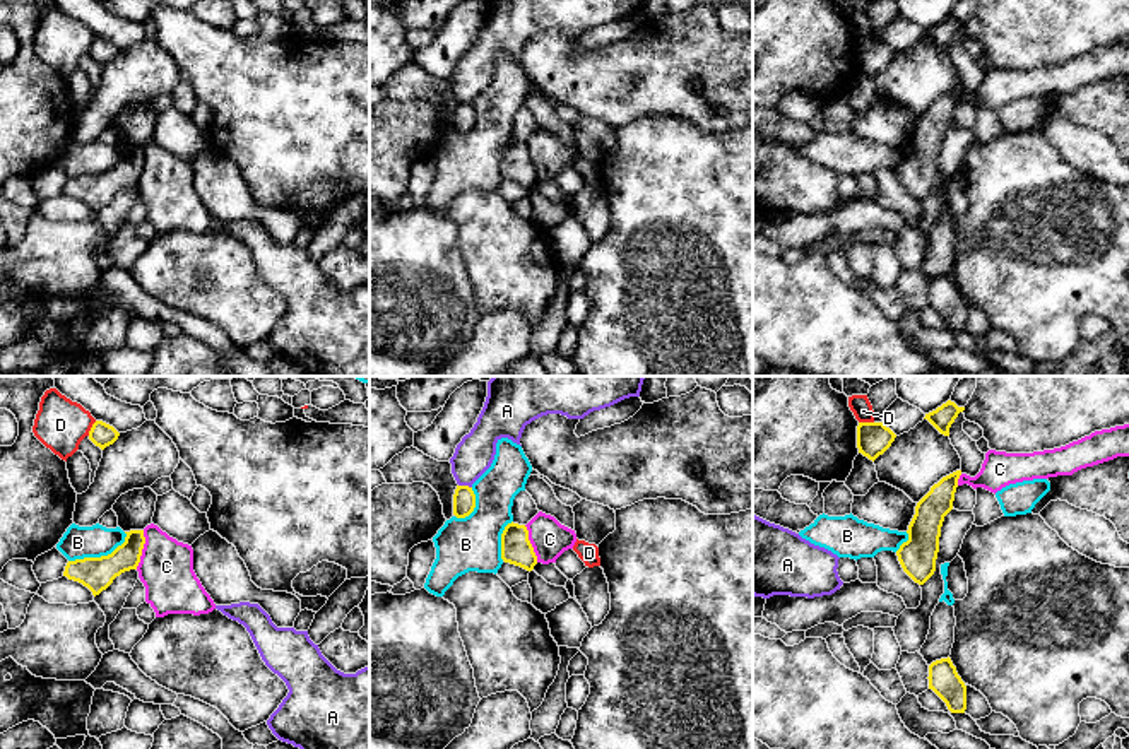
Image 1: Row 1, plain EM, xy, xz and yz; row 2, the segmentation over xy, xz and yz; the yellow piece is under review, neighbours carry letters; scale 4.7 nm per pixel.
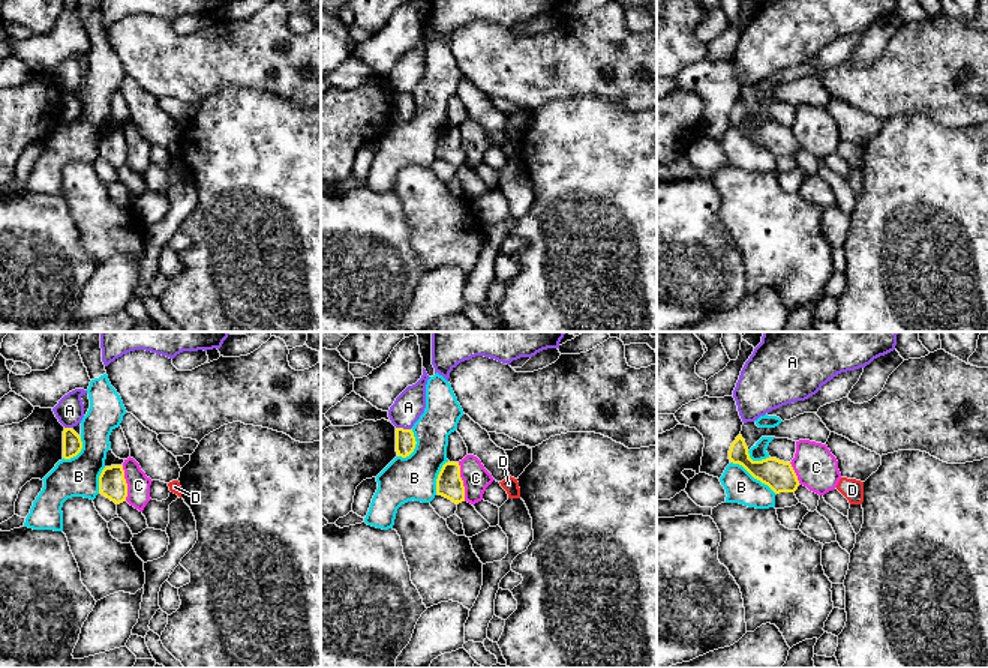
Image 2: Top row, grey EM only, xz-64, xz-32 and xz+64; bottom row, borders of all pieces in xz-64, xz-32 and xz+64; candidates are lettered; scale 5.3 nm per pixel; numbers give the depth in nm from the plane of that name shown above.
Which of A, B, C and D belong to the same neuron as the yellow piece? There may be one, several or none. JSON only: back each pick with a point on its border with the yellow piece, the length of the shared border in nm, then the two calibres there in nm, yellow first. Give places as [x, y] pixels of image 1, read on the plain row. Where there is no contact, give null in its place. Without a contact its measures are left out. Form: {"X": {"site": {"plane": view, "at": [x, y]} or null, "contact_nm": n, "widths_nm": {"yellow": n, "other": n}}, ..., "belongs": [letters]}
{"belongs": []}

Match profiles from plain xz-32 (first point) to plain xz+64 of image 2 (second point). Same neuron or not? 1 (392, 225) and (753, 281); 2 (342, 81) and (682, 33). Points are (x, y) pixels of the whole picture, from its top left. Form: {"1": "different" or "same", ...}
{"1": "different", "2": "different"}

